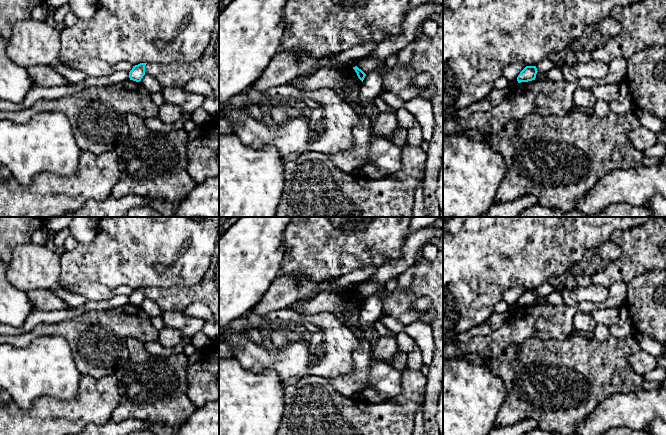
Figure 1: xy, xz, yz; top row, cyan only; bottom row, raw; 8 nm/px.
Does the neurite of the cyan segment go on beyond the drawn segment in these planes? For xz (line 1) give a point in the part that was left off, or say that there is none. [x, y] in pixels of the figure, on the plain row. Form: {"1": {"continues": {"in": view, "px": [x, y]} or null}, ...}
{"1": {"continues": null}}

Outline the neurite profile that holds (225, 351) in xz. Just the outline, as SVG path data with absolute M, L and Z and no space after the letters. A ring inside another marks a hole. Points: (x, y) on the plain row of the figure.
M219 342L219 359L234 358L234 353L231 346L226 342Z

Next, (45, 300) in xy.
M50 289L31 290L26 294L35 310L48 312L71 308L63 299L55 295Z

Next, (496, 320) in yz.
M494 312L489 319L481 323L480 325L472 328L471 330L459 334L456 338L456 341L469 344L474 339L481 339L487 337L502 325L508 316L508 312Z

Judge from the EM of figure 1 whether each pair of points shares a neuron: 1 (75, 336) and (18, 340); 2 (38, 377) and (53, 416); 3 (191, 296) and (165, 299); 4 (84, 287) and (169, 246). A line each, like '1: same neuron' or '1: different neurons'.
1: same neuron
2: different neurons
3: same neuron
4: different neurons

